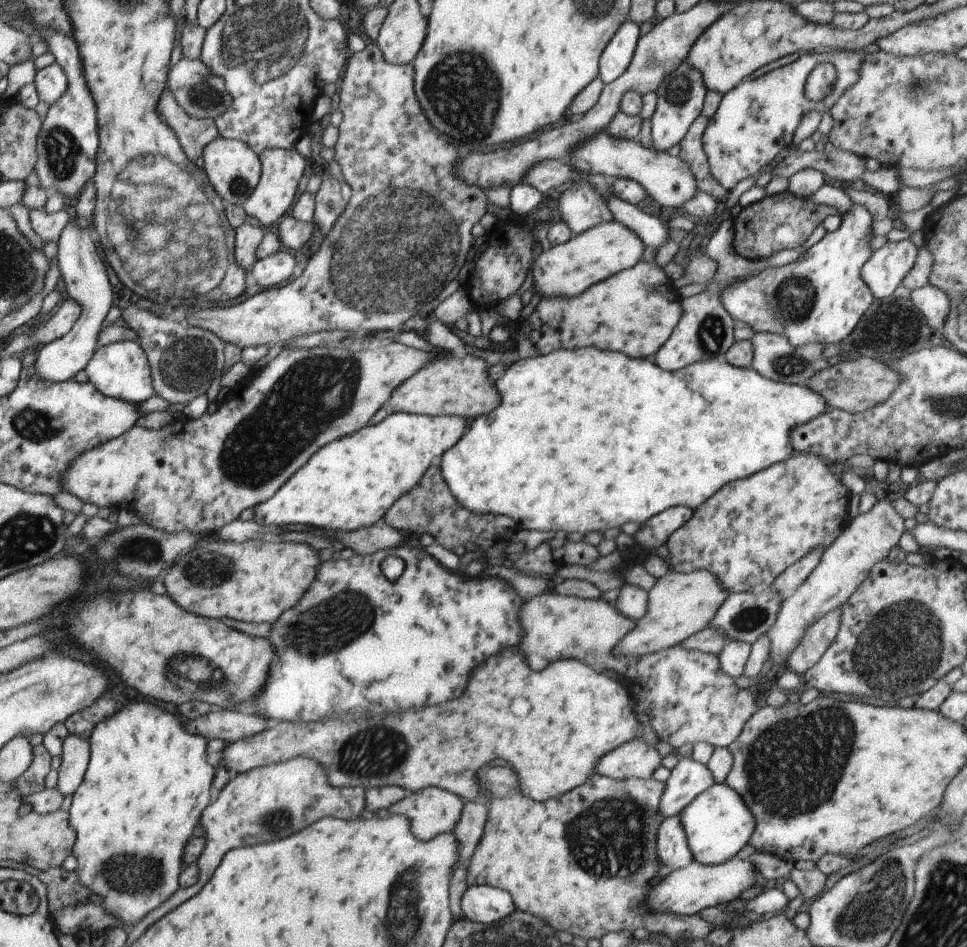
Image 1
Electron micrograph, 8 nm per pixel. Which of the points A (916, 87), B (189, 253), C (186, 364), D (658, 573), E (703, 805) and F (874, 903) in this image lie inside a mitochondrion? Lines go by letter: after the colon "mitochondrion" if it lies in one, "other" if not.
A: mitochondrion
B: mitochondrion
C: mitochondrion
D: other
E: other
F: mitochondrion

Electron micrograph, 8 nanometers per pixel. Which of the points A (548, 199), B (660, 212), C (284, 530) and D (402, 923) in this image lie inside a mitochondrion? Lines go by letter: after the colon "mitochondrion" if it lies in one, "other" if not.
A: other
B: other
C: other
D: mitochondrion

